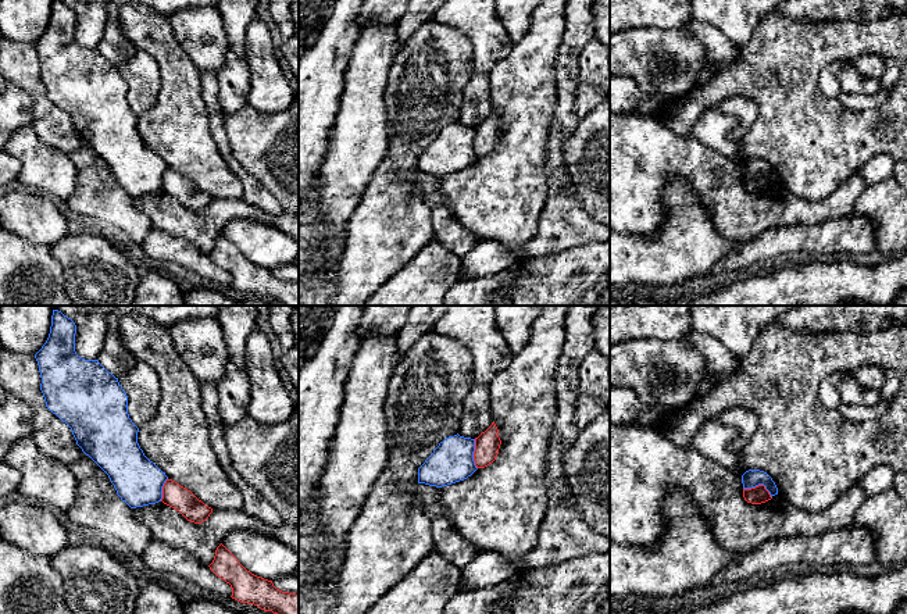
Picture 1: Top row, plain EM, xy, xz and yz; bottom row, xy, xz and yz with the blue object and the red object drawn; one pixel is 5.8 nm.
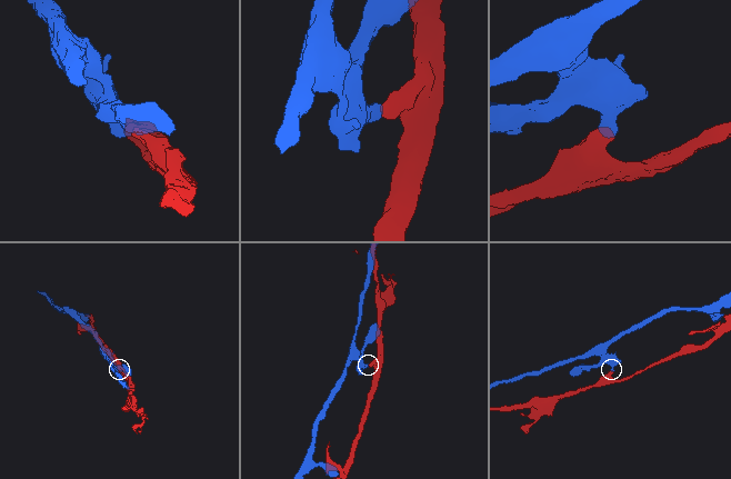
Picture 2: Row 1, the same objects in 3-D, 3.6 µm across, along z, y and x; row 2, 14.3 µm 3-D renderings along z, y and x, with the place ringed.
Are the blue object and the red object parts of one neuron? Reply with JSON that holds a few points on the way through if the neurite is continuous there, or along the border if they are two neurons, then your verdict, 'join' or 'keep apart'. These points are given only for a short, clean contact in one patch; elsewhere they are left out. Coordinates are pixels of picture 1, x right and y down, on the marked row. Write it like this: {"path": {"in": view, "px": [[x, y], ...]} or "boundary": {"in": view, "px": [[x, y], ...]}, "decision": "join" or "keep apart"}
{"decision": "keep apart"}

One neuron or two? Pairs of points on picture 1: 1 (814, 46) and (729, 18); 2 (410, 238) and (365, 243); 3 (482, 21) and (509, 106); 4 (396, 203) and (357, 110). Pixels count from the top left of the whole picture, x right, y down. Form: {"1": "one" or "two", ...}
{"1": "two", "2": "one", "3": "two", "4": "two"}

